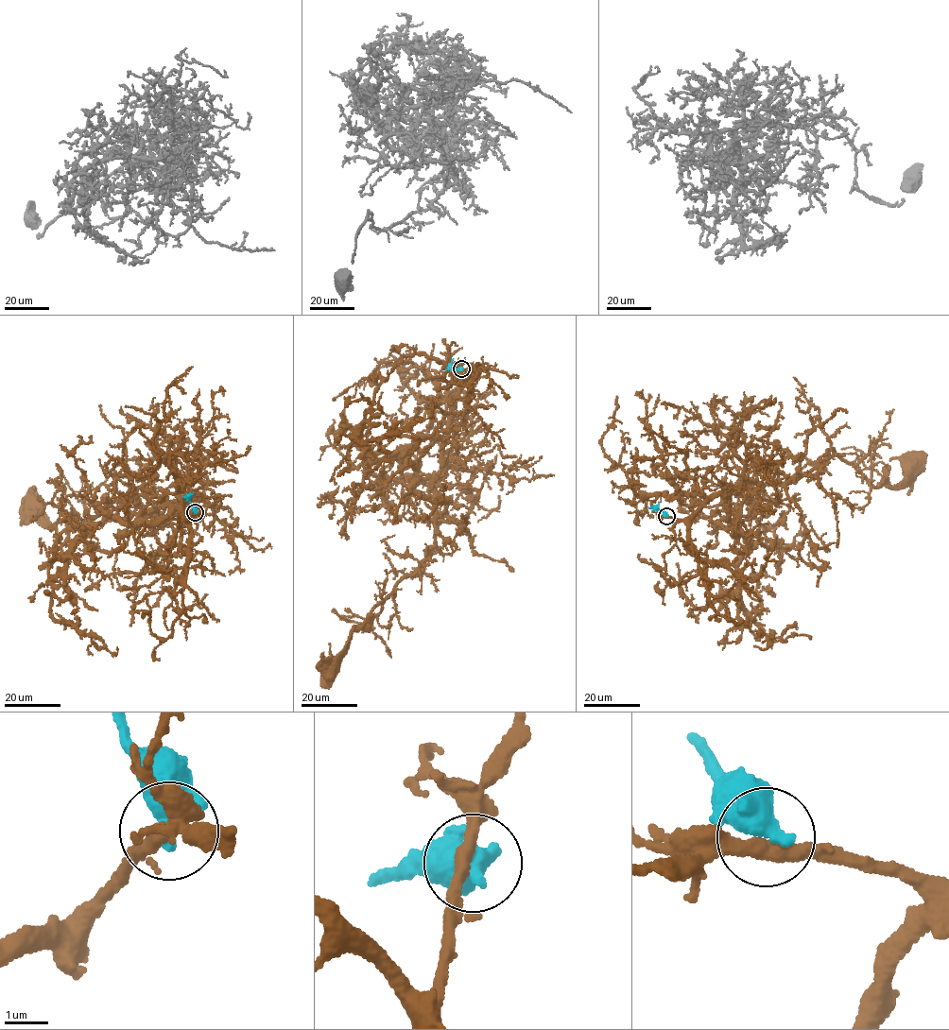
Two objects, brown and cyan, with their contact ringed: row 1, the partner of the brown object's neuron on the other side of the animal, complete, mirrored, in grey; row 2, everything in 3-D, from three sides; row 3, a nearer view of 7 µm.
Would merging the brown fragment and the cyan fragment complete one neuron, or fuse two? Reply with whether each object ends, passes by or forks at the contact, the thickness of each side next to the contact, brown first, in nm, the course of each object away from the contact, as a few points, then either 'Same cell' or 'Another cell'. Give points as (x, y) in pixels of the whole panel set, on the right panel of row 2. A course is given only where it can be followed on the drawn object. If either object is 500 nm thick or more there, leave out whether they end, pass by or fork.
Thickness 340 nm (brown) against 650 nm. Course of brown: (666, 516), (684, 520), (748, 483), (794, 482), (832, 449), (876, 487), (885, 480), (894, 486), (914, 469). Course of cyan: (666, 516), (653, 506), (648, 507). Another cell

